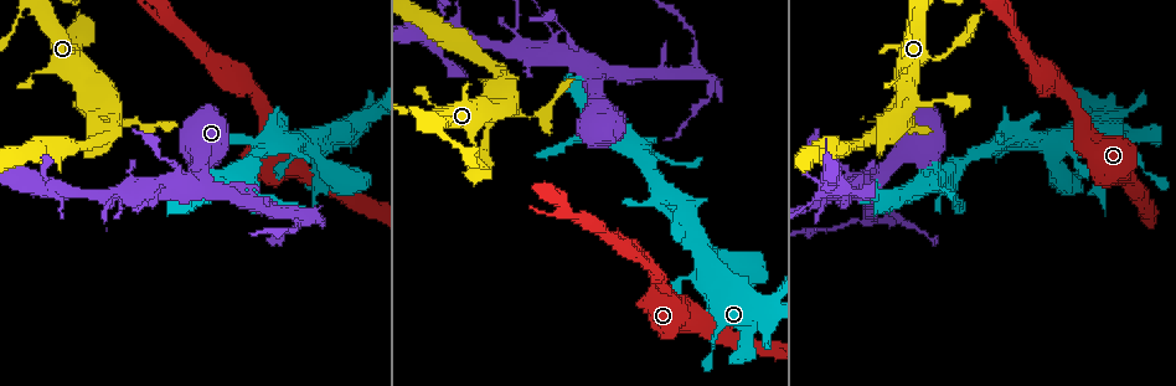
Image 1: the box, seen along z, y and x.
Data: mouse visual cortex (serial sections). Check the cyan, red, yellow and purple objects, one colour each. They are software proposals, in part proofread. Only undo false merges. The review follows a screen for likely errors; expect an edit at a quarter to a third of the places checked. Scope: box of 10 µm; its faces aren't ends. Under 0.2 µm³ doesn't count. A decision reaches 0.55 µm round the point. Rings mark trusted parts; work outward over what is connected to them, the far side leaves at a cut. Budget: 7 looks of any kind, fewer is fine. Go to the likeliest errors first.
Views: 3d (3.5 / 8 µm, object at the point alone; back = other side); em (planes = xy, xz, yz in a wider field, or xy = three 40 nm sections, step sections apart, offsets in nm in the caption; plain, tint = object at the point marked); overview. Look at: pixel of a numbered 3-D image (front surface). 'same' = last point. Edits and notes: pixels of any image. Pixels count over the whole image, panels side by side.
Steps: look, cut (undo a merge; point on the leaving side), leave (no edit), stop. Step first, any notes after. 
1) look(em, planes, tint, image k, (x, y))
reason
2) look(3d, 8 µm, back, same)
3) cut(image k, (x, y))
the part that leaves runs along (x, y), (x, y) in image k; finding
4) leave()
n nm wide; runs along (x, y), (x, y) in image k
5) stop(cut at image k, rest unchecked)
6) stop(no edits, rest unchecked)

look(3d, 8 µm, image 1, (598, 73))
arms part here

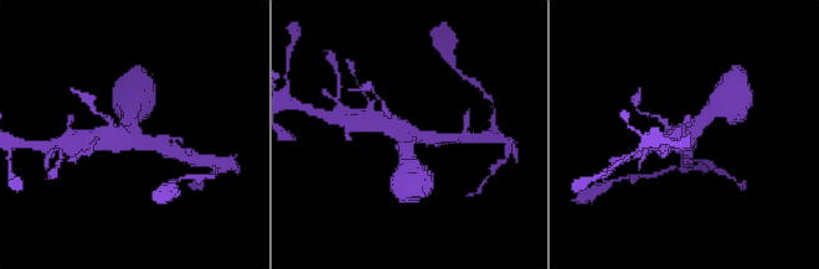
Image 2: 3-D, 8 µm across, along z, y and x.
look(em, planes, tint, same)
now the EM

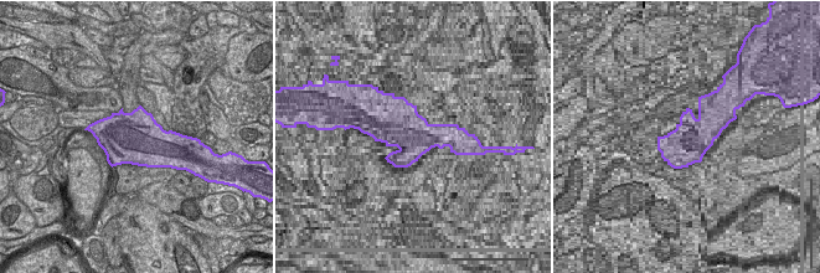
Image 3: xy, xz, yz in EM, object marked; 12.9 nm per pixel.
cut(image 2, (142, 144))
700 nm wide; the part that leaves runs along (129, 133), (127, 138), (86, 138) in image 2; two cells meet here

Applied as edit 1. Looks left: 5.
look(overview)

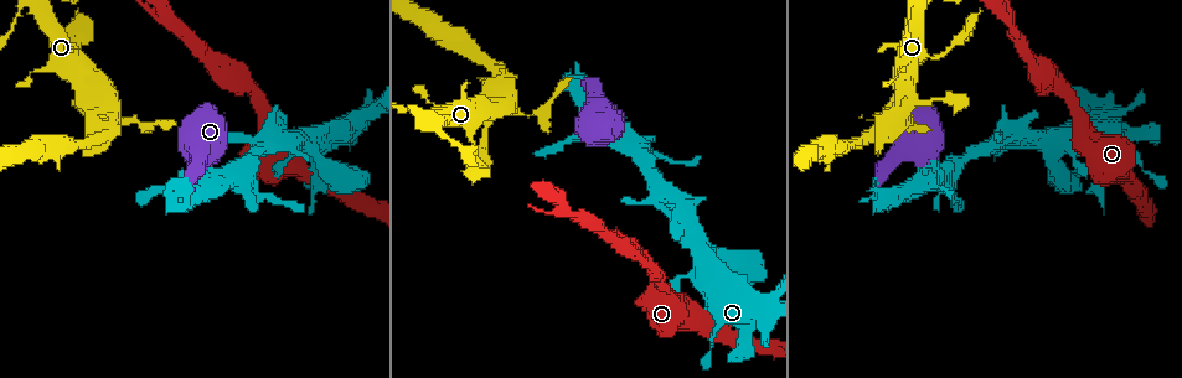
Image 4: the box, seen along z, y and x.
look(3d, 3.5 µm, image 4, (1010, 14))
small branch off a trunk

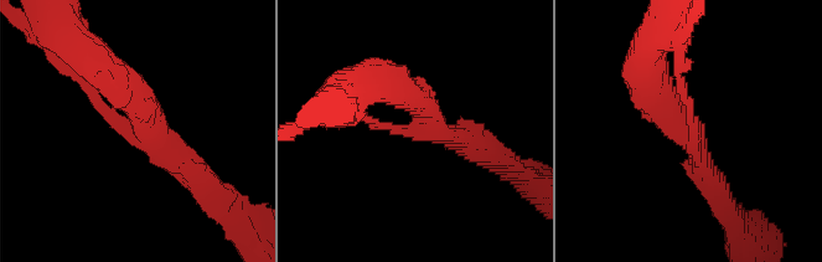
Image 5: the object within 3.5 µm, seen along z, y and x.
look(em, planes, tint, image 5, (687, 133))
3 arms; arms of 150, 350, 400 nm

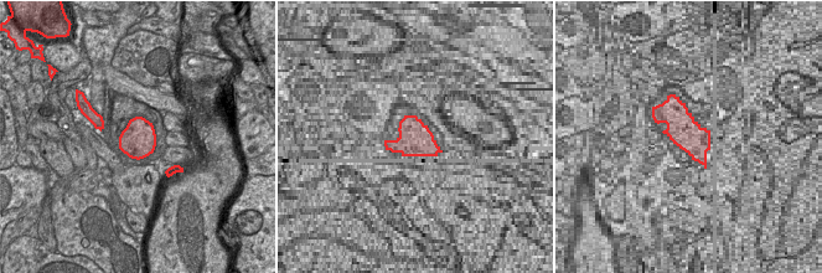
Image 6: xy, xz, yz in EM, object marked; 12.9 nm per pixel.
leave()
runs along (207, 189), (108, 82) in image 5; all the same cell

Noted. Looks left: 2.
look(3d, 8 µm, image 4, (855, 145))
narrows sharply

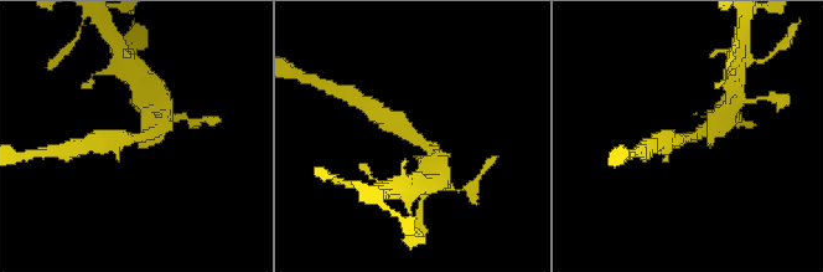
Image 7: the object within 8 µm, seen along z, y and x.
look(em, xy, step 2, tint, same)
arms of 450, 450 nm

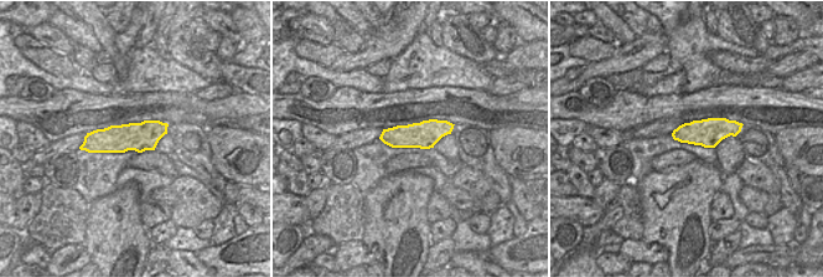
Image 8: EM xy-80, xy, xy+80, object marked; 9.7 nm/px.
cut(image 7, (407, 127))
260 nm wide; the part that leaves runs along (430, 149), (392, 119) in image 7; a second cell is stuck on

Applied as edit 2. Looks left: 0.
stop(cut at image 2, cut at image 7, rest unchecked)

